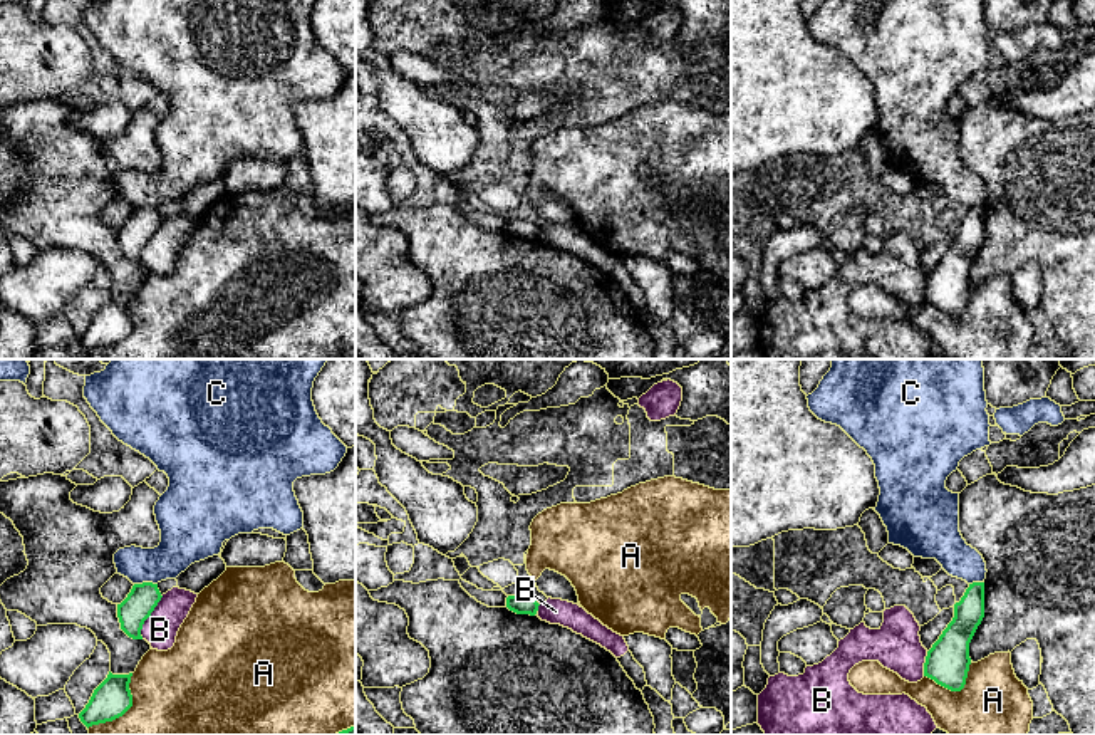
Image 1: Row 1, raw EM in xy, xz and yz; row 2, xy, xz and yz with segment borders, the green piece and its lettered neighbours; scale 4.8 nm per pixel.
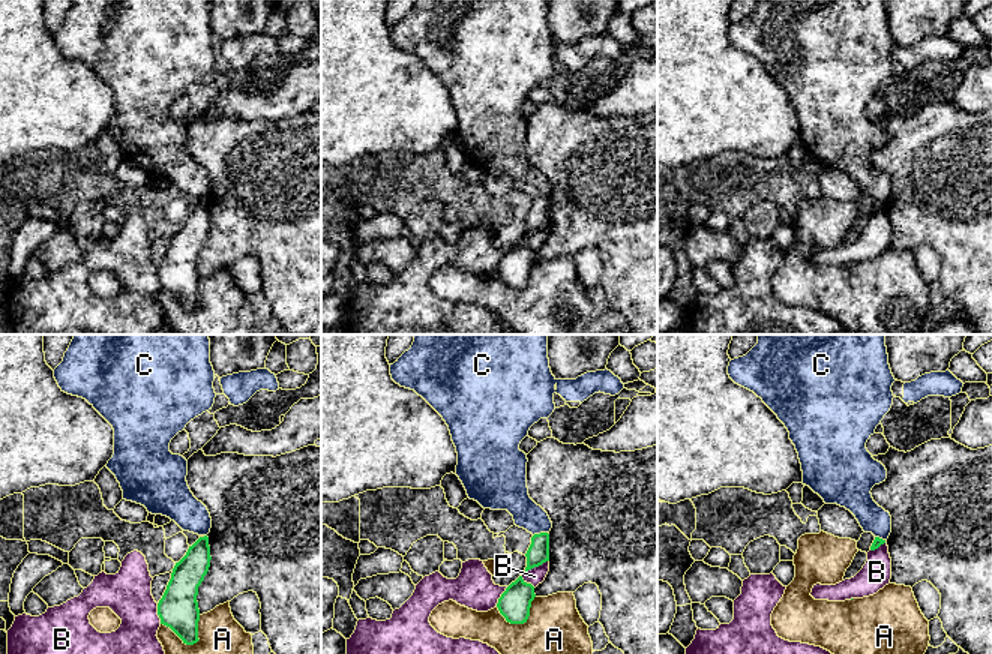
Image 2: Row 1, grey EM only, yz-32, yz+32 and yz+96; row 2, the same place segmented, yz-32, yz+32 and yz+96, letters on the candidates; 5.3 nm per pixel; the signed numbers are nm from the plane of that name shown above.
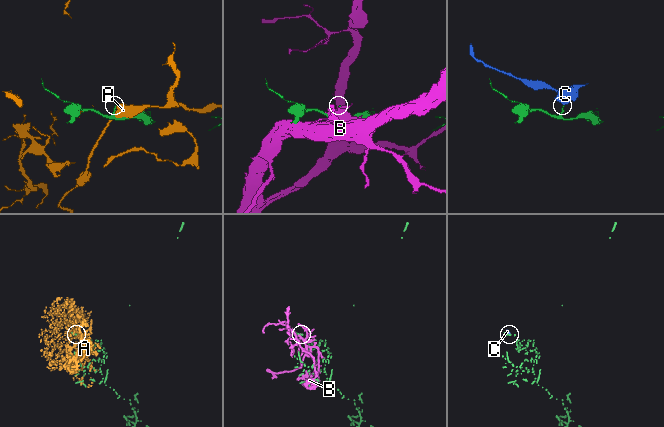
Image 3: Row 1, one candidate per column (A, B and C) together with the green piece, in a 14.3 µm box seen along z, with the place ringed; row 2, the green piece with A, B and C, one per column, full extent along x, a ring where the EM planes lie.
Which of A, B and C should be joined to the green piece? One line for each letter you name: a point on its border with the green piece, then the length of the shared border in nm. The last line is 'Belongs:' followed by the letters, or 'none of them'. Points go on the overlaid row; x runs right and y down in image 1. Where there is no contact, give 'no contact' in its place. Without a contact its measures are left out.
Belongs: none of them

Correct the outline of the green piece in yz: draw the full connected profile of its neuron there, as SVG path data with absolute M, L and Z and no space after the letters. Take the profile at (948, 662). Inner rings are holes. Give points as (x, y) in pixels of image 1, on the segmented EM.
M973 582L954 604L952 621L927 651L924 676L951 691L961 691L971 665L969 643L983 618L984 582Z

